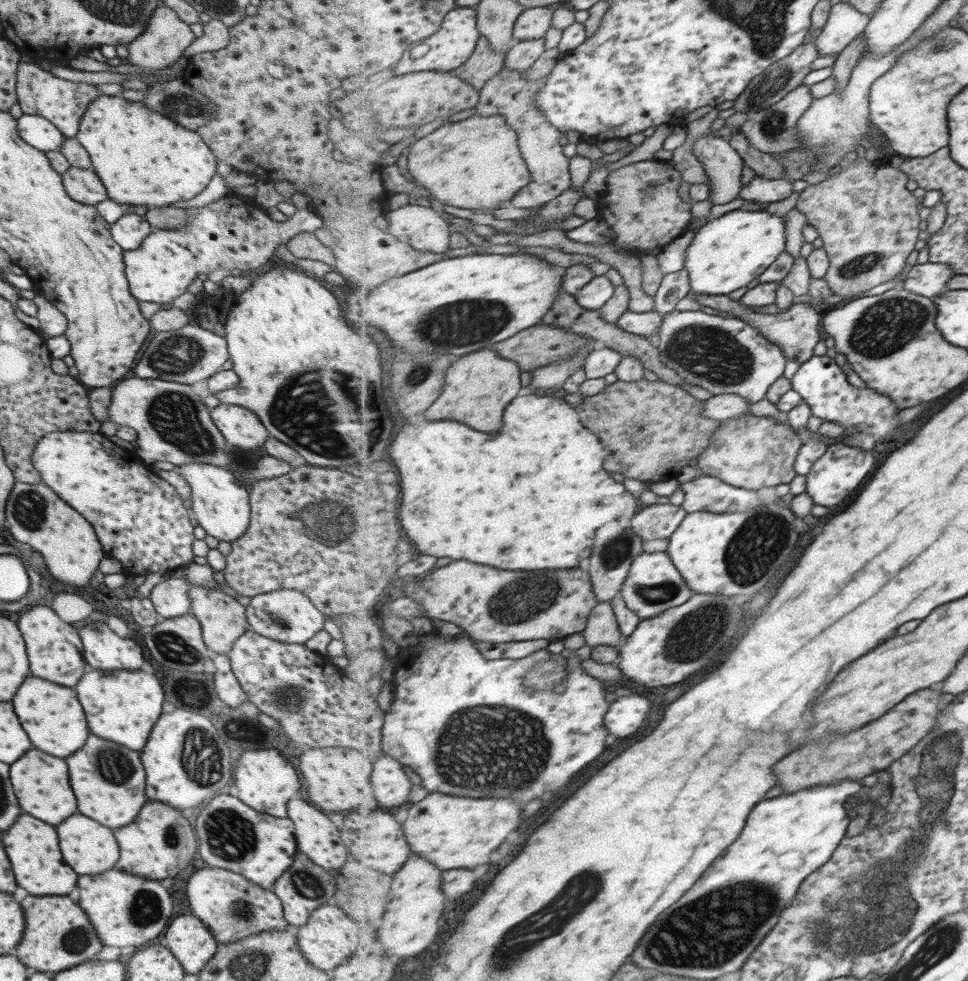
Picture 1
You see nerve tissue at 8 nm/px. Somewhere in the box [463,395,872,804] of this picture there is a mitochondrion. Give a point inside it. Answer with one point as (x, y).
(754, 552)

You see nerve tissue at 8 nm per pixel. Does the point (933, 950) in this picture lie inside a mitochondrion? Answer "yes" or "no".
yes

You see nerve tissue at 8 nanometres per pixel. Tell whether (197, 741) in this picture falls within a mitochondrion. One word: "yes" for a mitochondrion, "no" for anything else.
yes

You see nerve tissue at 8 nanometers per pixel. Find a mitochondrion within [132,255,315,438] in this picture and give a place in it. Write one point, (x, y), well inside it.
(176, 356)

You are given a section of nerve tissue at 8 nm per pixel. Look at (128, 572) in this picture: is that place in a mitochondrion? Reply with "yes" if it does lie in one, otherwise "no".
no

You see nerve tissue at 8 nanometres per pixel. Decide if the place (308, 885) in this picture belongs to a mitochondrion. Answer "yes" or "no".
yes

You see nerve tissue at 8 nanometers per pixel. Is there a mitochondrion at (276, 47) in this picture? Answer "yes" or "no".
no

